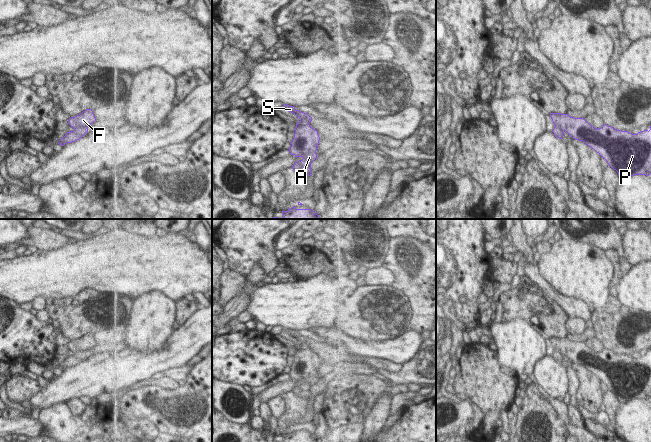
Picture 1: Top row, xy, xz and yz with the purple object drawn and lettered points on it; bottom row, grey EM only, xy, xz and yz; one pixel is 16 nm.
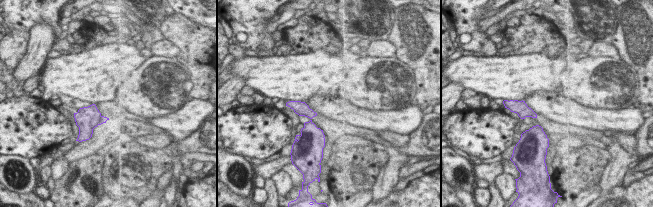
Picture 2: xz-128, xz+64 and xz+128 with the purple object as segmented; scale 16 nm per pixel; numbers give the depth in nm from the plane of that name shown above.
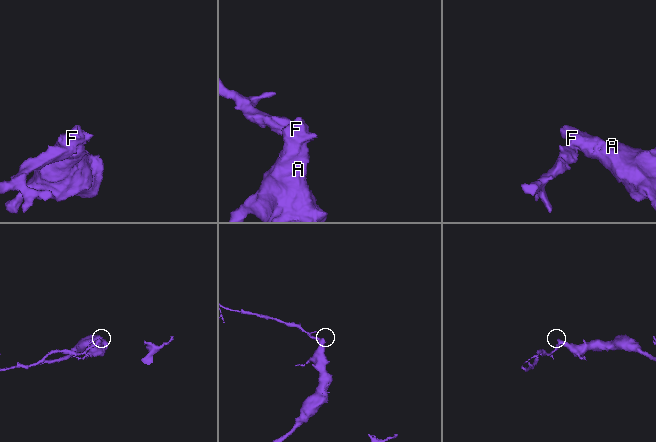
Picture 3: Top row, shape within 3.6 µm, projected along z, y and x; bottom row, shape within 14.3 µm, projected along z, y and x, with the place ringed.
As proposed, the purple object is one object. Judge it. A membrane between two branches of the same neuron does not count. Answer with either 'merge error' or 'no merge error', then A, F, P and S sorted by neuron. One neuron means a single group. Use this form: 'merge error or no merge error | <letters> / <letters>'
merge error | A F P / S

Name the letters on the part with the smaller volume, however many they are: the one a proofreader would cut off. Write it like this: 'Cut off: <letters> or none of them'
Cut off: S

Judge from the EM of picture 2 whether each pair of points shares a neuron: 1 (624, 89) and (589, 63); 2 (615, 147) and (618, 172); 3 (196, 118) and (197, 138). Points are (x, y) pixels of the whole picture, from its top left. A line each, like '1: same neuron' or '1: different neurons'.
1: same neuron
2: same neuron
3: different neurons

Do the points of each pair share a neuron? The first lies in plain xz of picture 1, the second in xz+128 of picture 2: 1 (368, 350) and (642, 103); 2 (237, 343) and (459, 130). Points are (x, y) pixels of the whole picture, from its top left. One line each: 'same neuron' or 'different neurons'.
1: different neurons
2: same neuron

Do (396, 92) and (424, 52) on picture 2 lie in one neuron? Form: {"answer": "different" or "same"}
{"answer": "different"}

